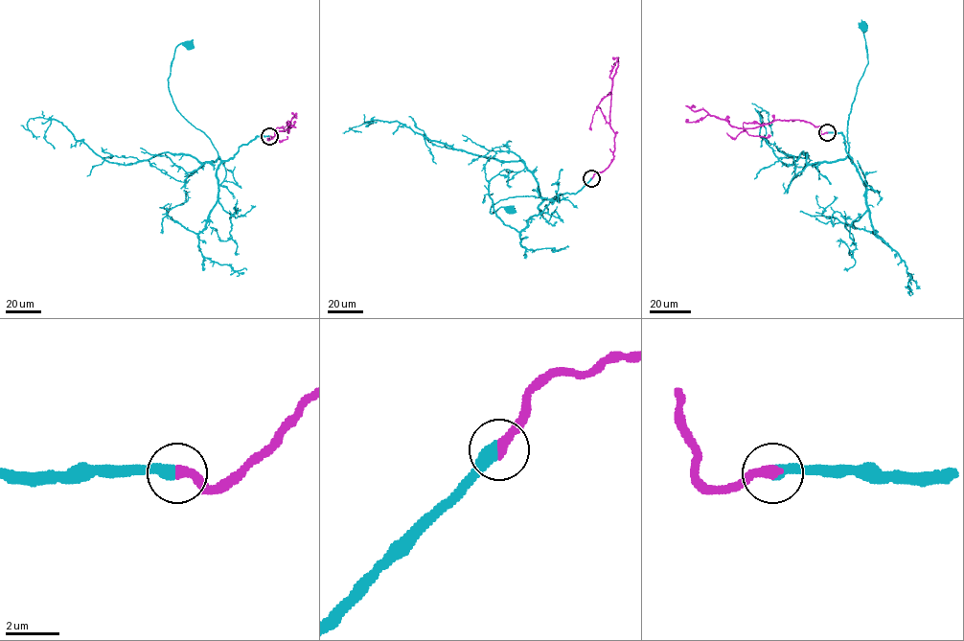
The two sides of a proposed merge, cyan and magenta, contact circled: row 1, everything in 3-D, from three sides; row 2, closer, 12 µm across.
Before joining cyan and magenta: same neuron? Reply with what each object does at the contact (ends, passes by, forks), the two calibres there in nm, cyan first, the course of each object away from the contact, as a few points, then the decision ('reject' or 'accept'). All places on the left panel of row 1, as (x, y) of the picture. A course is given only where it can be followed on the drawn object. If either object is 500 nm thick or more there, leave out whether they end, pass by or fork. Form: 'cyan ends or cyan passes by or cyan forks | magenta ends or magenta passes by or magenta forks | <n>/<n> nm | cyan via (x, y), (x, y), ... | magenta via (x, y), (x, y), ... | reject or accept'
cyan ends | magenta ends | 480/400 nm | cyan via (269, 136), (258, 136), (221, 160), (210, 139), (185, 119), (172, 101), (168, 80), (175, 48), (188, 43) | magenta via (270, 136), (293, 125), (288, 132), (290, 122), (287, 121), (291, 125) | accept

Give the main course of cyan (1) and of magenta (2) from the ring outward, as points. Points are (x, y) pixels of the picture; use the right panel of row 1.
1: (827, 132), (844, 136), (851, 160), (848, 114), (867, 63), (860, 25), (863, 24)
2: (827, 132), (803, 120), (742, 128), (709, 115), (688, 119)

